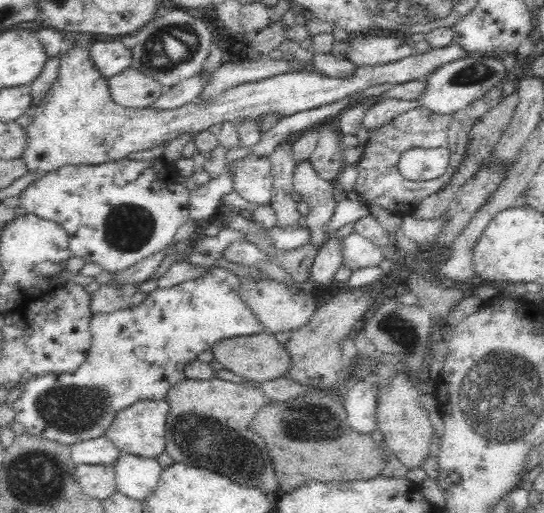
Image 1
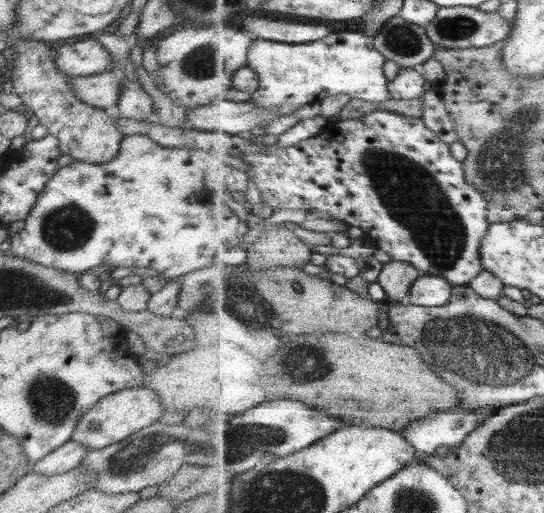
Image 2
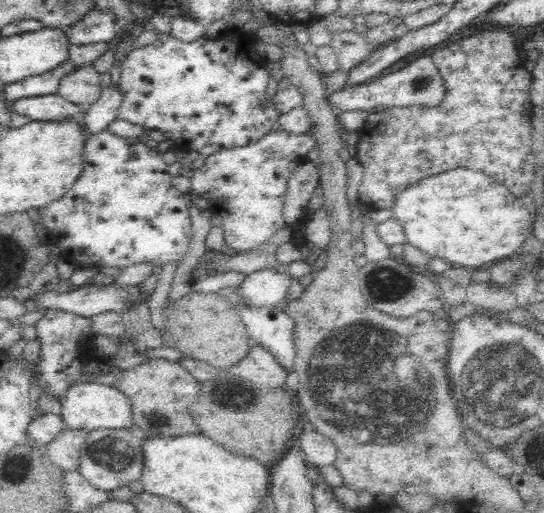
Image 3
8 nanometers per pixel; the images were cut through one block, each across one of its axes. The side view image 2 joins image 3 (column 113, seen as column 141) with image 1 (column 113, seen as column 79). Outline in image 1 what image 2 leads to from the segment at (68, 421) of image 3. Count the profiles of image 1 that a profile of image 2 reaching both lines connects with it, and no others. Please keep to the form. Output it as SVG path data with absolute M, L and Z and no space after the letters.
M140 400L134 402L130 406L126 406L126 409L118 410L116 418L106 428L103 436L112 442L118 448L118 451L136 454L144 458L156 458L164 452L166 414L168 414L168 403L164 400Z

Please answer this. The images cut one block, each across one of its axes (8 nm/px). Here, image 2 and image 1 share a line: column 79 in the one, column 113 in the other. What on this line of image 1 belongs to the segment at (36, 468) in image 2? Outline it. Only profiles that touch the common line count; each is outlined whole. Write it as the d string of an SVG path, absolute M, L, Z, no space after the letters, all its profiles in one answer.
M103 435L90 440L78 440L69 444L70 457L75 465L78 464L108 464L113 466L118 458L118 448L108 441Z

